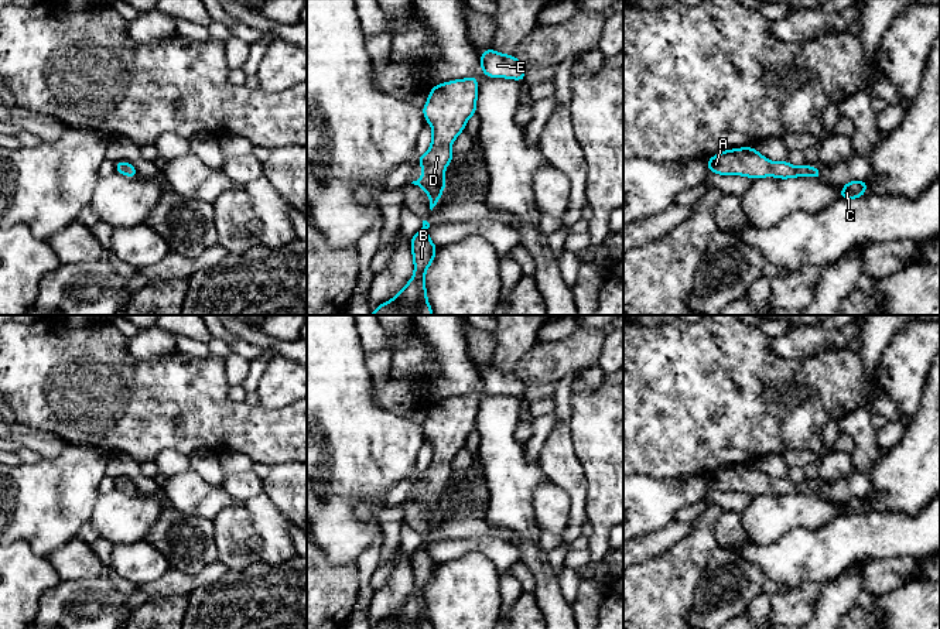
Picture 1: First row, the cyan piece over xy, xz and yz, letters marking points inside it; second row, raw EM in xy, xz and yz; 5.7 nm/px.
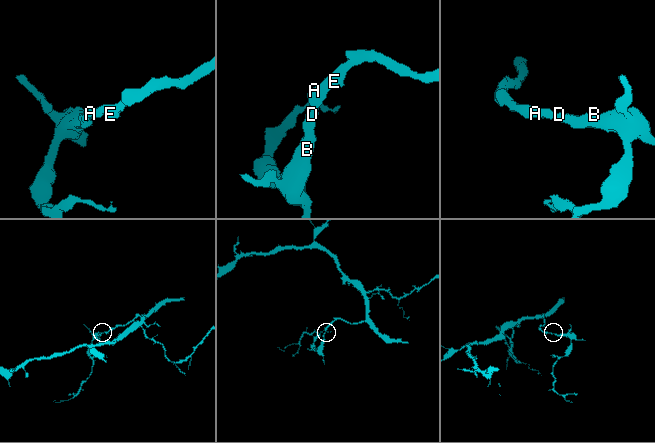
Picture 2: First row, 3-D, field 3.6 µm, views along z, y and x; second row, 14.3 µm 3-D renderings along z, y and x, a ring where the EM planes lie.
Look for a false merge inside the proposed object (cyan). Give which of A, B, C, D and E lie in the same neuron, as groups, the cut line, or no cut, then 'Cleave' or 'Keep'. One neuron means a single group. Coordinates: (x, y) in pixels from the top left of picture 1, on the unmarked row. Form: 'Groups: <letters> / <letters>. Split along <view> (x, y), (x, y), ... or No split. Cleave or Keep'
Groups: A B C D E. No split. Keep

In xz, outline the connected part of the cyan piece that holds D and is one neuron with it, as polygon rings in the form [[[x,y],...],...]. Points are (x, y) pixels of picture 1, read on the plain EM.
[[[471,393],[433,403],[423,423],[424,435],[433,444],[433,455],[430,466],[417,474],[424,490],[411,500],[427,507],[431,527],[447,505],[444,488],[455,475],[450,464],[465,447],[466,437],[476,430],[476,414],[478,394]]]

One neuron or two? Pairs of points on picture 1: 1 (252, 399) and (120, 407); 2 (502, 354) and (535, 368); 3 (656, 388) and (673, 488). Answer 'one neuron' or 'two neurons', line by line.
1: two neurons
2: two neurons
3: two neurons

